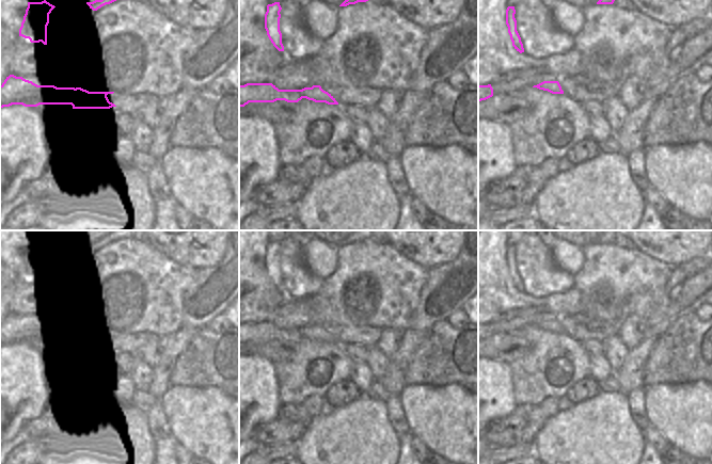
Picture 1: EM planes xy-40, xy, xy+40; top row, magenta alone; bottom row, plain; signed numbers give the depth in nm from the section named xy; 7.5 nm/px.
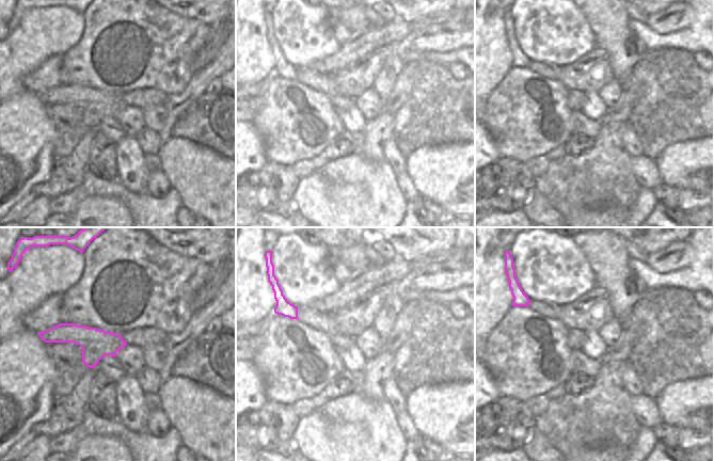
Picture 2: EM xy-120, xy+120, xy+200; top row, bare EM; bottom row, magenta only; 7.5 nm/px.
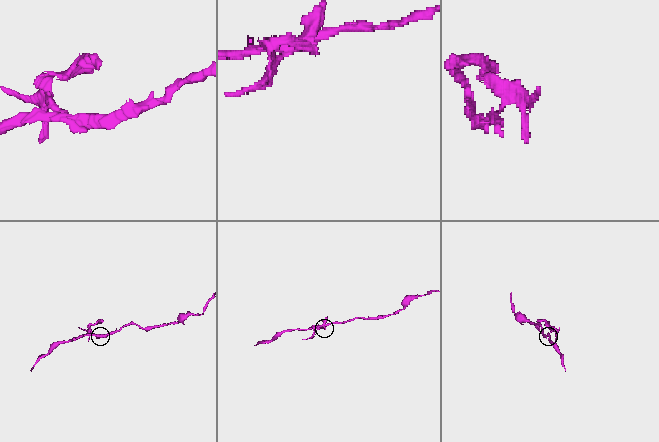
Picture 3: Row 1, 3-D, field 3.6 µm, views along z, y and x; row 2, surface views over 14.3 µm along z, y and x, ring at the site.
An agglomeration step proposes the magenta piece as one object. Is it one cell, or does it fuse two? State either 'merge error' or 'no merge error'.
merge error

